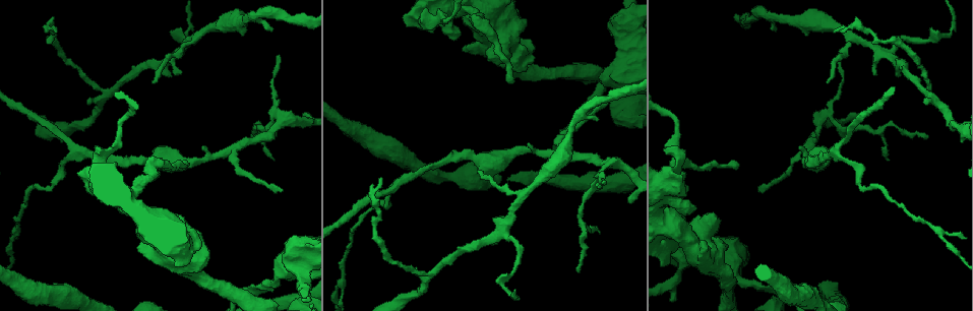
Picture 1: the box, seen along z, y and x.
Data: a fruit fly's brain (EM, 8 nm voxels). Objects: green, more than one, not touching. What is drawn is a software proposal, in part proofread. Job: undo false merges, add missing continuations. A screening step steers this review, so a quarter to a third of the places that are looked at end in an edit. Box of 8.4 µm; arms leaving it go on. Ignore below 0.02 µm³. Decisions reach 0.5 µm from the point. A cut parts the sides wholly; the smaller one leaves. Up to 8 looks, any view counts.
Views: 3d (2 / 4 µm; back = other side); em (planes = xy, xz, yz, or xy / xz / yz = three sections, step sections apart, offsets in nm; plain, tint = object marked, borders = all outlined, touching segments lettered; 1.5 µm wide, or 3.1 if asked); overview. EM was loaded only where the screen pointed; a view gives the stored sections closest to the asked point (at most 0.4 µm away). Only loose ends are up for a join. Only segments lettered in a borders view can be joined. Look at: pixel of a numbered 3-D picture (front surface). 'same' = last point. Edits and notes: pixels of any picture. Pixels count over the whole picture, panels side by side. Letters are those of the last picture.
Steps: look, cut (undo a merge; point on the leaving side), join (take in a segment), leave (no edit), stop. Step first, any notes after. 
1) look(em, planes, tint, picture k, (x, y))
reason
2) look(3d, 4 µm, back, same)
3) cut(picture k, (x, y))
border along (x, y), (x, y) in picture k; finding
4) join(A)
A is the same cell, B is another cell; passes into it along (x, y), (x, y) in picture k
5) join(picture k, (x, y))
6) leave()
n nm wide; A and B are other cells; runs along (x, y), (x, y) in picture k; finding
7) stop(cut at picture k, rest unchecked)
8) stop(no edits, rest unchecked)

look(3d, 2 µm, picture 1, (107, 93))
abrupt turn

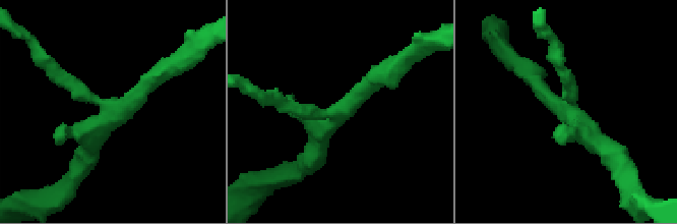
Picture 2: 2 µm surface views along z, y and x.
look(em, yz, step 8, tint, picture 2, (114, 111))
now the EM

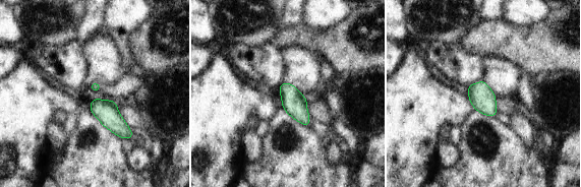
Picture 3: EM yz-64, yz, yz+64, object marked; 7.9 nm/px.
look(em, planes, borders, same)
cut it another way

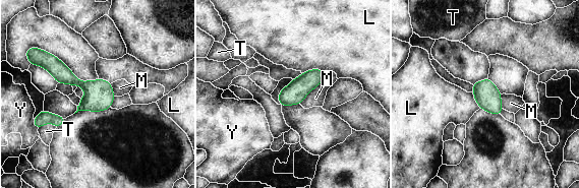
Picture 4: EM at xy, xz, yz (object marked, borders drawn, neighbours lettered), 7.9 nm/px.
leave()
160 nm wide; L, M, T and Y are other cells; runs along (46, 63), (91, 87), (108, 105) in picture 4; all the same neuron

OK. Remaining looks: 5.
look(em, yz, step 8, borders, picture 1, (834, 32))
tapers out

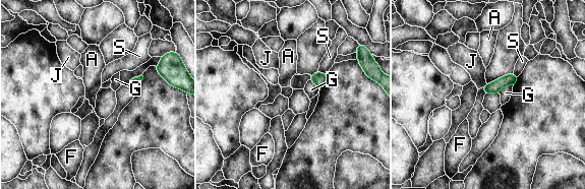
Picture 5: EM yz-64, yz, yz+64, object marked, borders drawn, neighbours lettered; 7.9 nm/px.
look(em, planes, borders, same)
cut it another way

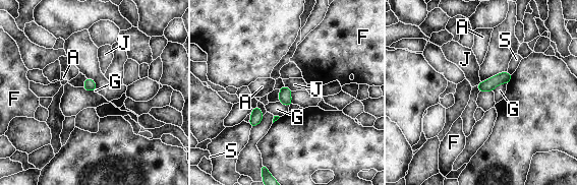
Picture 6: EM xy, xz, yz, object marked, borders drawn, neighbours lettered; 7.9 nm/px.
leave()
G touches over 140 nm; A, F, G, J and S are other cells; no lettered segment goes on from it

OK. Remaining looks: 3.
look(em, xy, step 4, tint, picture 1, (577, 271))
thin end

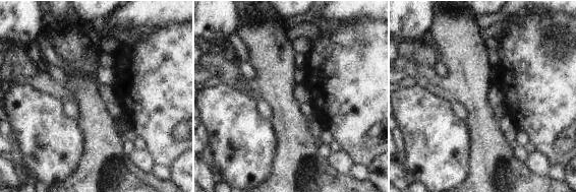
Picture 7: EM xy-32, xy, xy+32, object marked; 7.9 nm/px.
look(em, planes, borders, same)

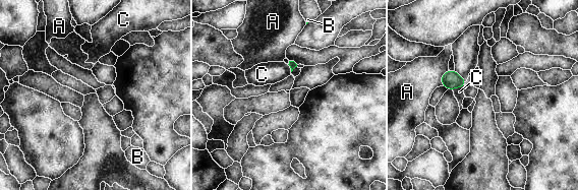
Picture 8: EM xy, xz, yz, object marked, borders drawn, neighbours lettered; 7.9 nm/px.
leave()
A, B and C are other cells; border along (464, 85), (452, 89) in picture 8; no lettered segment goes on from it

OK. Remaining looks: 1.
stop(no edits, rest unchecked)

